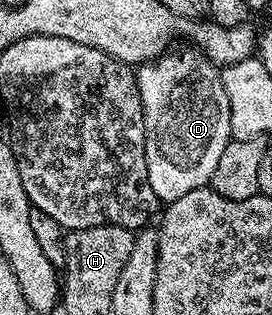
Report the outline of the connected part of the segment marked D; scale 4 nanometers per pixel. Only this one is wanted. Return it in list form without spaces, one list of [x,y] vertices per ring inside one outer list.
[[[178,49],[167,51],[144,65],[137,66],[136,76],[138,90],[142,100],[144,115],[144,151],[148,163],[148,183],[159,202],[169,203],[180,199],[180,195],[188,195],[188,191],[196,191],[209,186],[212,171],[216,171],[216,163],[224,147],[232,140],[230,135],[230,112],[228,111],[228,95],[224,95],[222,74],[215,65],[202,54],[201,49]]]

